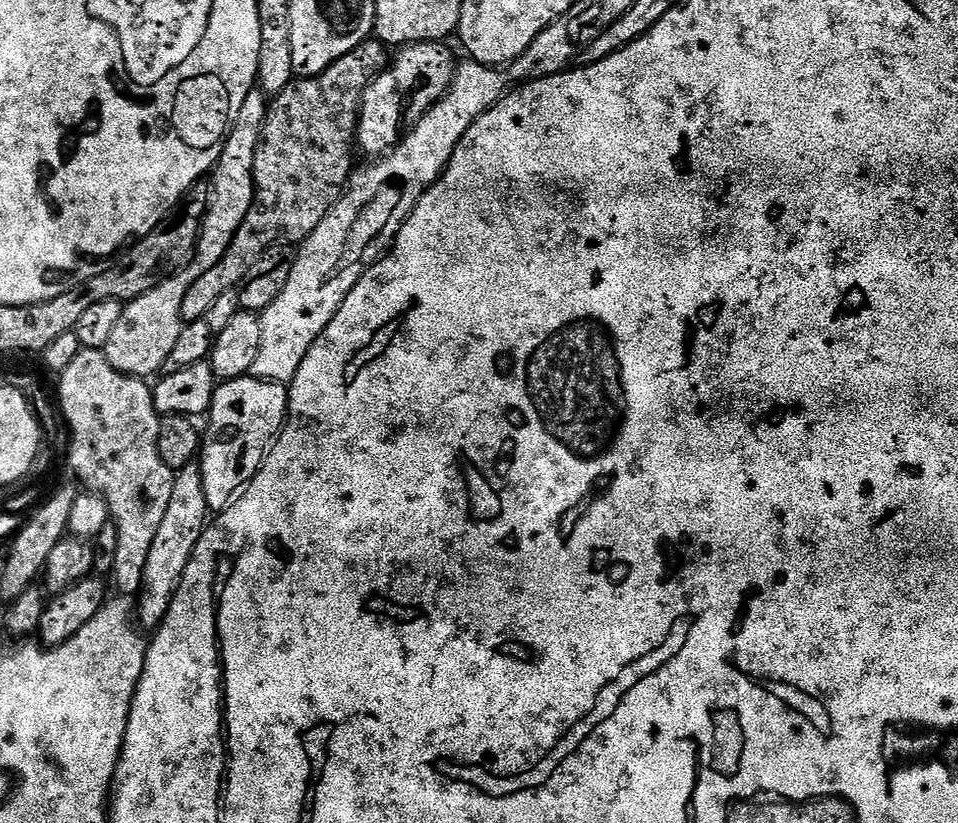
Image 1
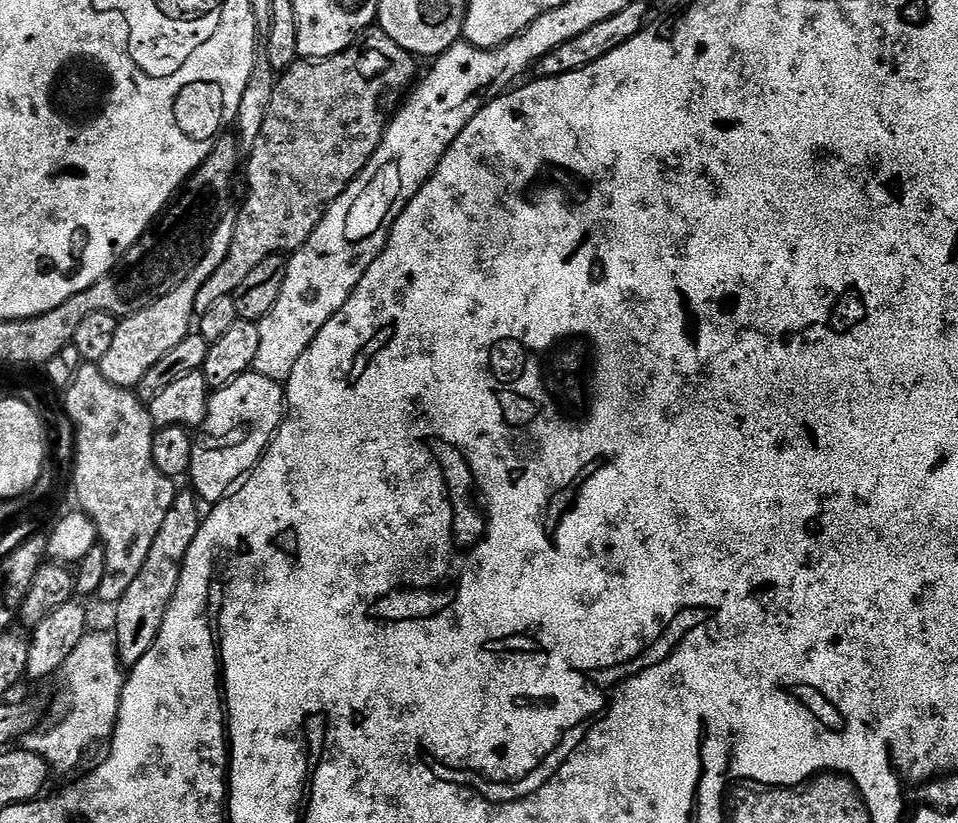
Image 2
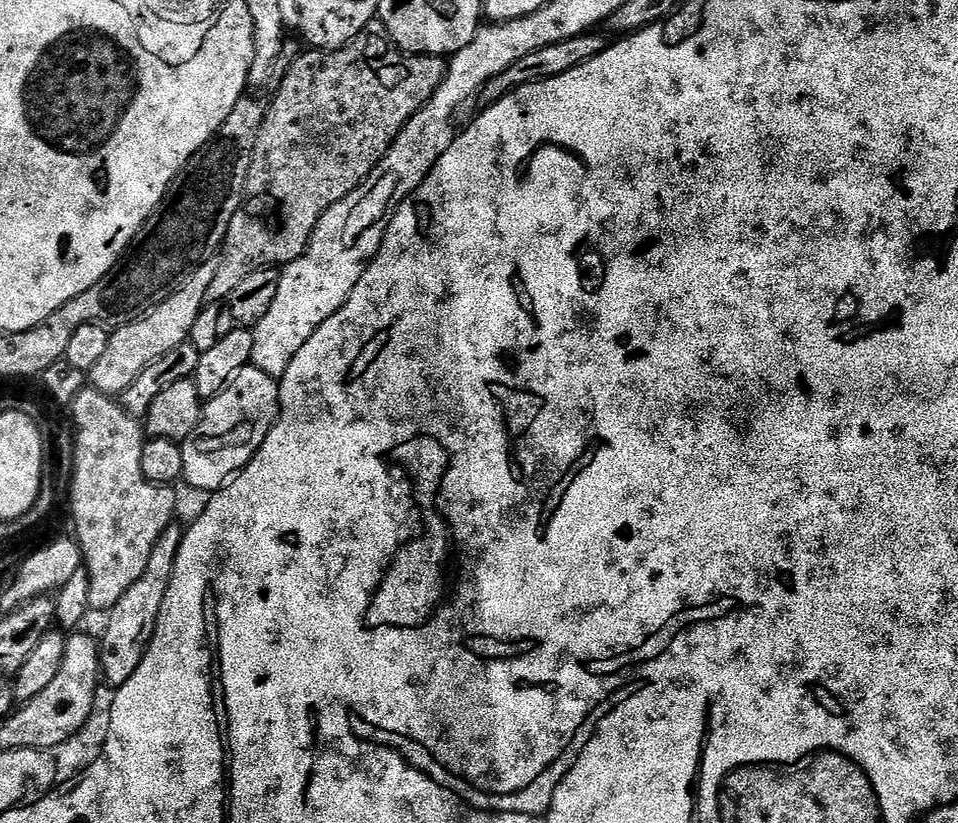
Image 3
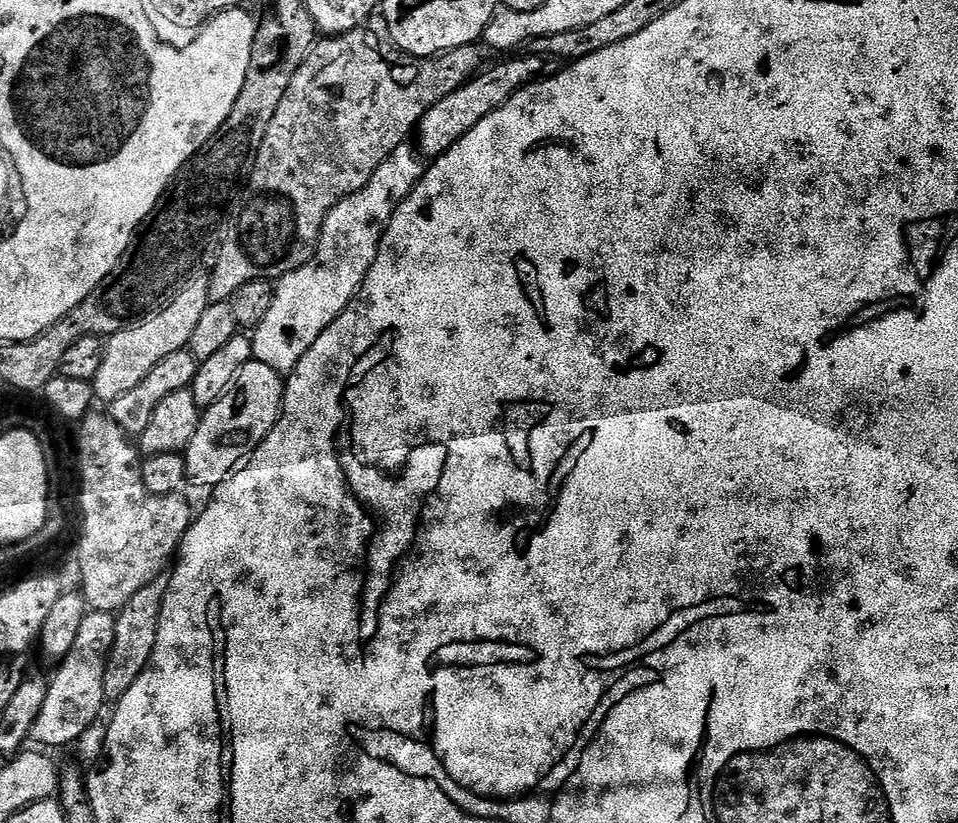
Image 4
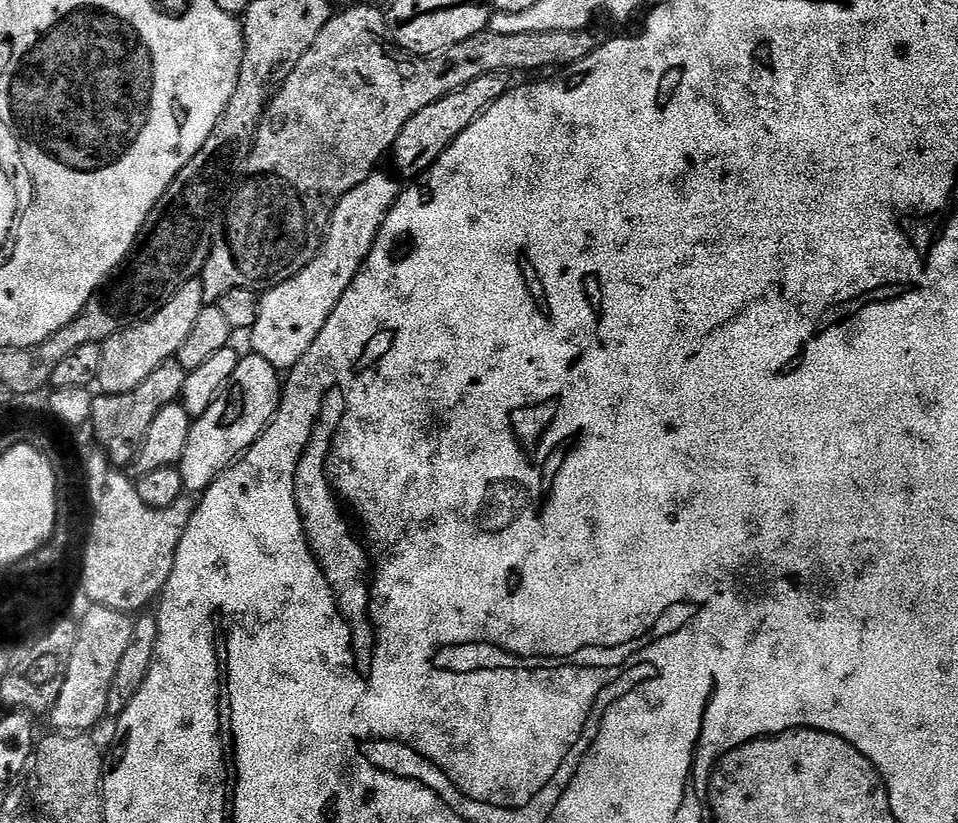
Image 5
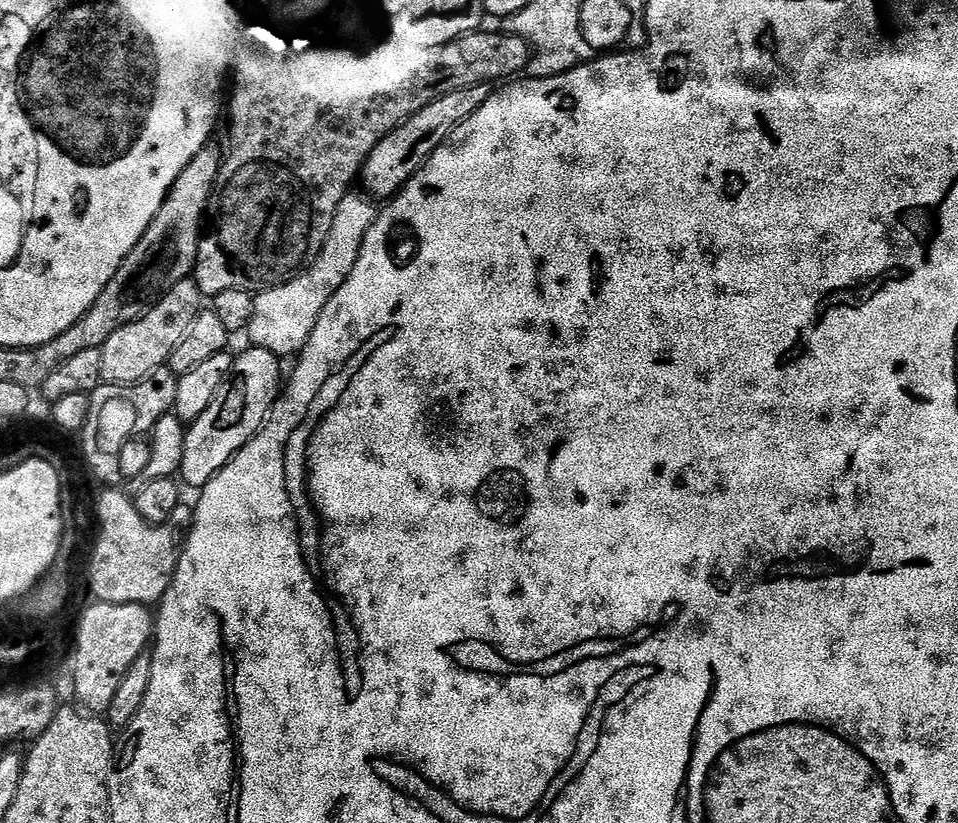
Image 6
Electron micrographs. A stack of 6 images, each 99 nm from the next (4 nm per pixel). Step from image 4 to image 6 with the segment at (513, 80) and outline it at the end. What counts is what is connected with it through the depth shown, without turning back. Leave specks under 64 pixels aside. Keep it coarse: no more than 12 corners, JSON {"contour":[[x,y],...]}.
{"contour":[[492,84],[442,94],[378,142],[363,191],[387,202]]}

